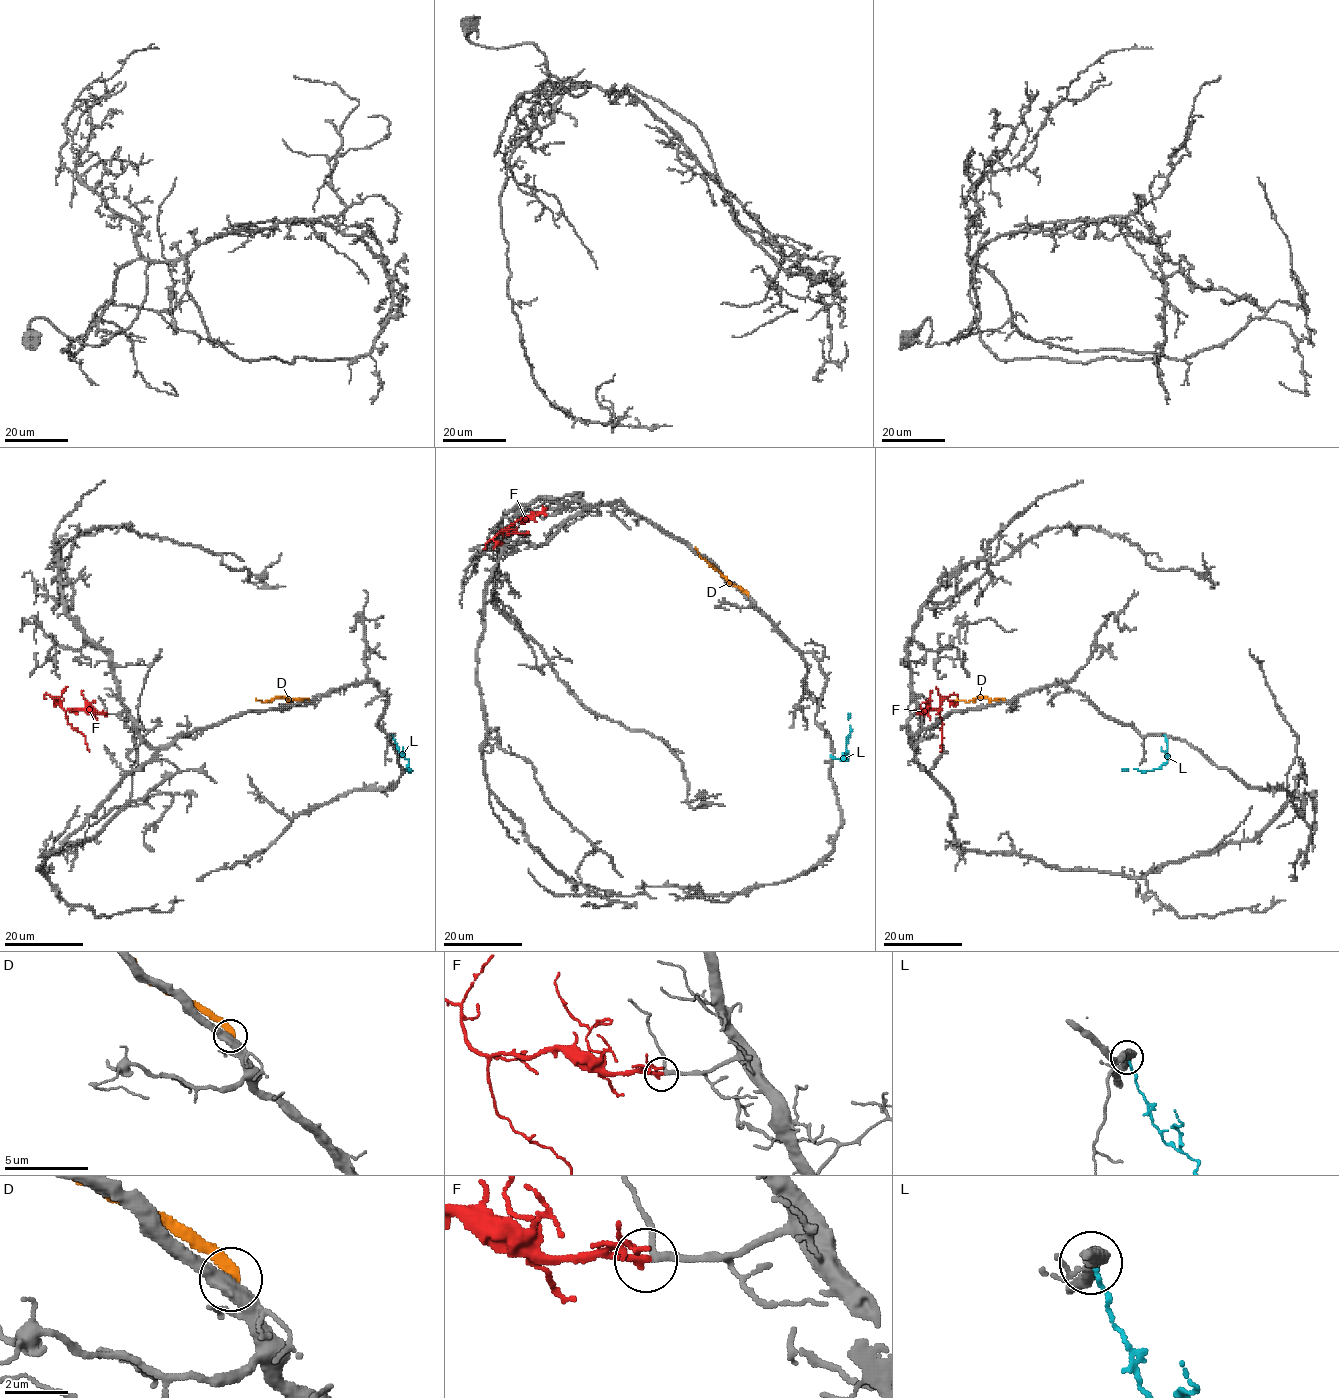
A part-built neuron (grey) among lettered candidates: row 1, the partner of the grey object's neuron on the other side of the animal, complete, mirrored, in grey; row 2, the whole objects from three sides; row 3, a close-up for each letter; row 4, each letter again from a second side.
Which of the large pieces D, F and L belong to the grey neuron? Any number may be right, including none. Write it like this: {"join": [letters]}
{"join": ["F"]}

